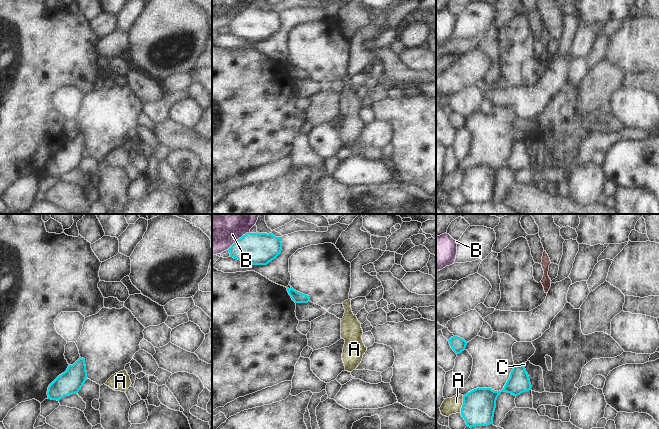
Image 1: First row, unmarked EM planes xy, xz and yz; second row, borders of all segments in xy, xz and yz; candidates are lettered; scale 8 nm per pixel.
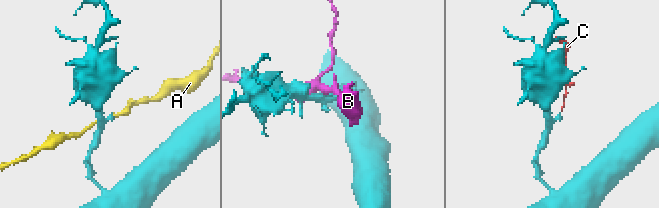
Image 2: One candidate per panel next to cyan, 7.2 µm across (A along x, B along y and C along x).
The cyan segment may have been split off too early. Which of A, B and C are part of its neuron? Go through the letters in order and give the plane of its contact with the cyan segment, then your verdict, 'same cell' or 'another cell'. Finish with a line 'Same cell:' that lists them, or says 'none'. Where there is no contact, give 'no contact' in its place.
A: contact in yz; another cell
B: contact in xz; another cell
C: contact in yz; same cell
Same cell: C

